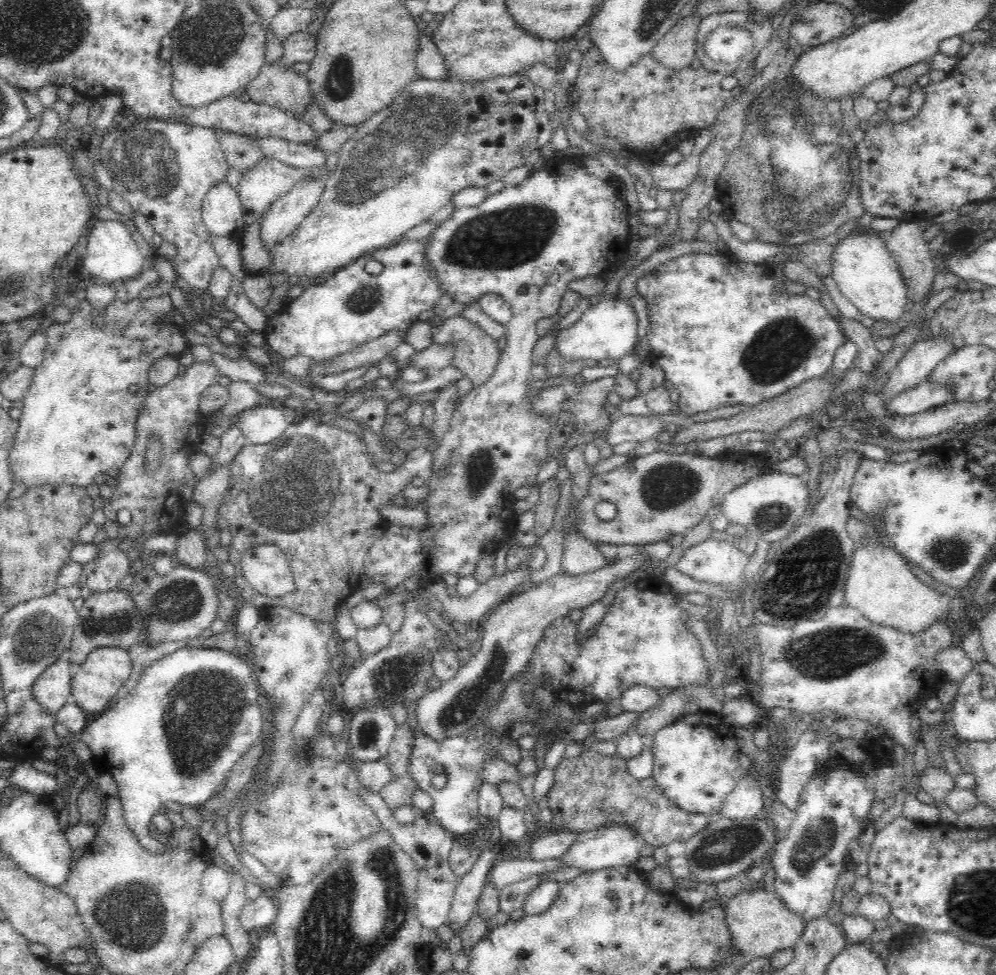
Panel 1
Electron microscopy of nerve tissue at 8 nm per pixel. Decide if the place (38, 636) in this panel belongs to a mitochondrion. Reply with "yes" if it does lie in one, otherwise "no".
yes

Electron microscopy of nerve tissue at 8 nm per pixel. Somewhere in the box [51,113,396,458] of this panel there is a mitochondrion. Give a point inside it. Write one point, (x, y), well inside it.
(148, 164)

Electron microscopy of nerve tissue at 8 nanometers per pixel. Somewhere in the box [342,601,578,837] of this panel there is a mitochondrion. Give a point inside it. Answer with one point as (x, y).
(458, 713)

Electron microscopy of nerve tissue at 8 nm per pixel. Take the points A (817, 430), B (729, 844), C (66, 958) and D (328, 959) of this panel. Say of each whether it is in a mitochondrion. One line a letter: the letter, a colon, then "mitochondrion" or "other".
A: other
B: mitochondrion
C: other
D: mitochondrion

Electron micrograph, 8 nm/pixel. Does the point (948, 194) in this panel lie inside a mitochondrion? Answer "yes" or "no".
no

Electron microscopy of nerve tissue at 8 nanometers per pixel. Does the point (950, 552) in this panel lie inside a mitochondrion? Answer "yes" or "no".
yes

